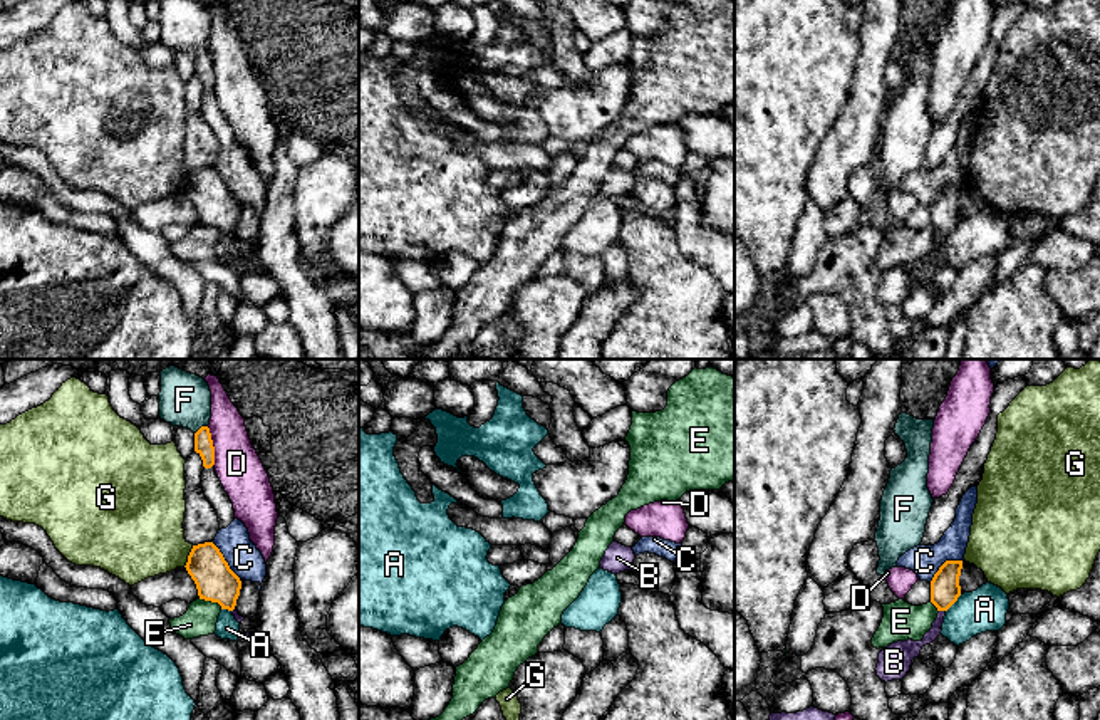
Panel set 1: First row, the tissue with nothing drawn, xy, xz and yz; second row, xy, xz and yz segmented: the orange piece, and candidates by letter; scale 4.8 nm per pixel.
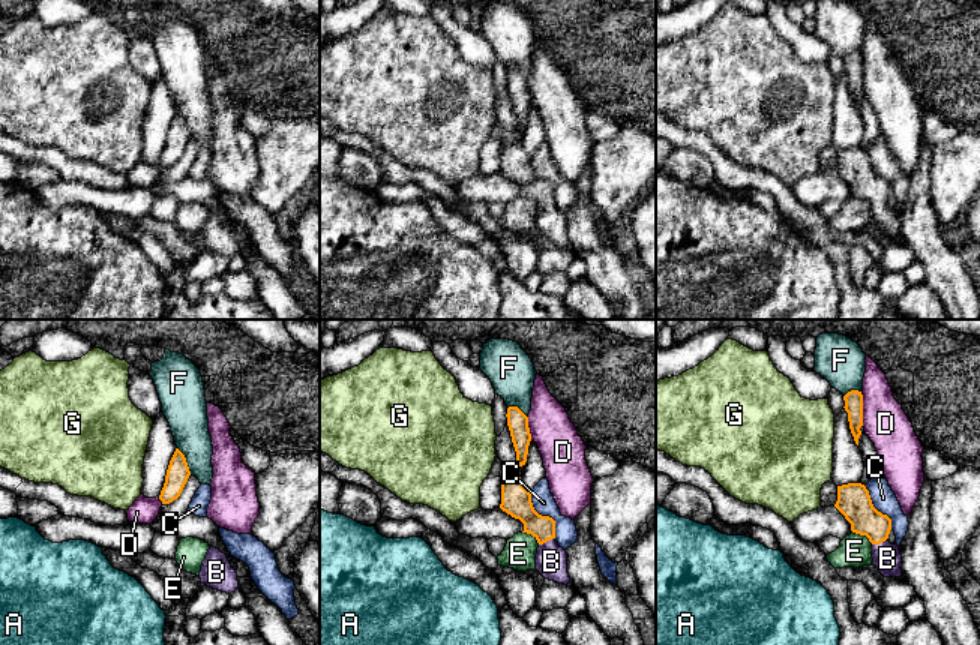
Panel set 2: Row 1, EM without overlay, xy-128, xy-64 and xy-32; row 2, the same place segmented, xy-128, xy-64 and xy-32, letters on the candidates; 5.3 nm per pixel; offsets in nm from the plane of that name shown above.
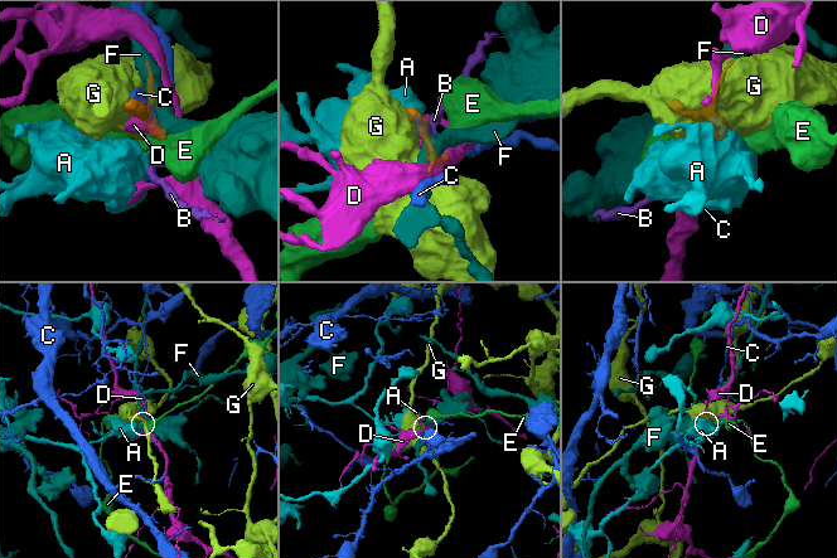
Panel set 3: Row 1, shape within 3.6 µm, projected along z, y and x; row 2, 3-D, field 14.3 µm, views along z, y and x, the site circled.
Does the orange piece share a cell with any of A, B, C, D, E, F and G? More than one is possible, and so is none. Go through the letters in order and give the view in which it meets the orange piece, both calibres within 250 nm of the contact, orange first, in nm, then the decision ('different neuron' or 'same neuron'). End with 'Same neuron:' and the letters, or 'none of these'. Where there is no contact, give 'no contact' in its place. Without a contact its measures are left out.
A: yz | 140/200 nm | different neuron
B: yz | 140/90 nm | same neuron
C: yz | 140/150 nm | different neuron
D: xy | 90/220 nm | different neuron
E: xy | 190/160 nm | different neuron
F: xy | 90/260 nm | different neuron
G: xy | 190/400 nm | different neuron
Same neuron: B

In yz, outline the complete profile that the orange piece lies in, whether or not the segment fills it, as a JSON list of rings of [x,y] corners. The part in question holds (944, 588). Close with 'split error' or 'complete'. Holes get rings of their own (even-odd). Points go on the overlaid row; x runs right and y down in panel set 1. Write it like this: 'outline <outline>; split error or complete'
outline [[[946,561],[931,581],[931,603],[937,608],[937,618],[932,628],[921,641],[897,641],[879,653],[877,676],[882,681],[902,680],[911,670],[912,660],[921,655],[926,644],[931,644],[939,634],[946,611],[961,596],[959,576],[962,561]]]; split error

